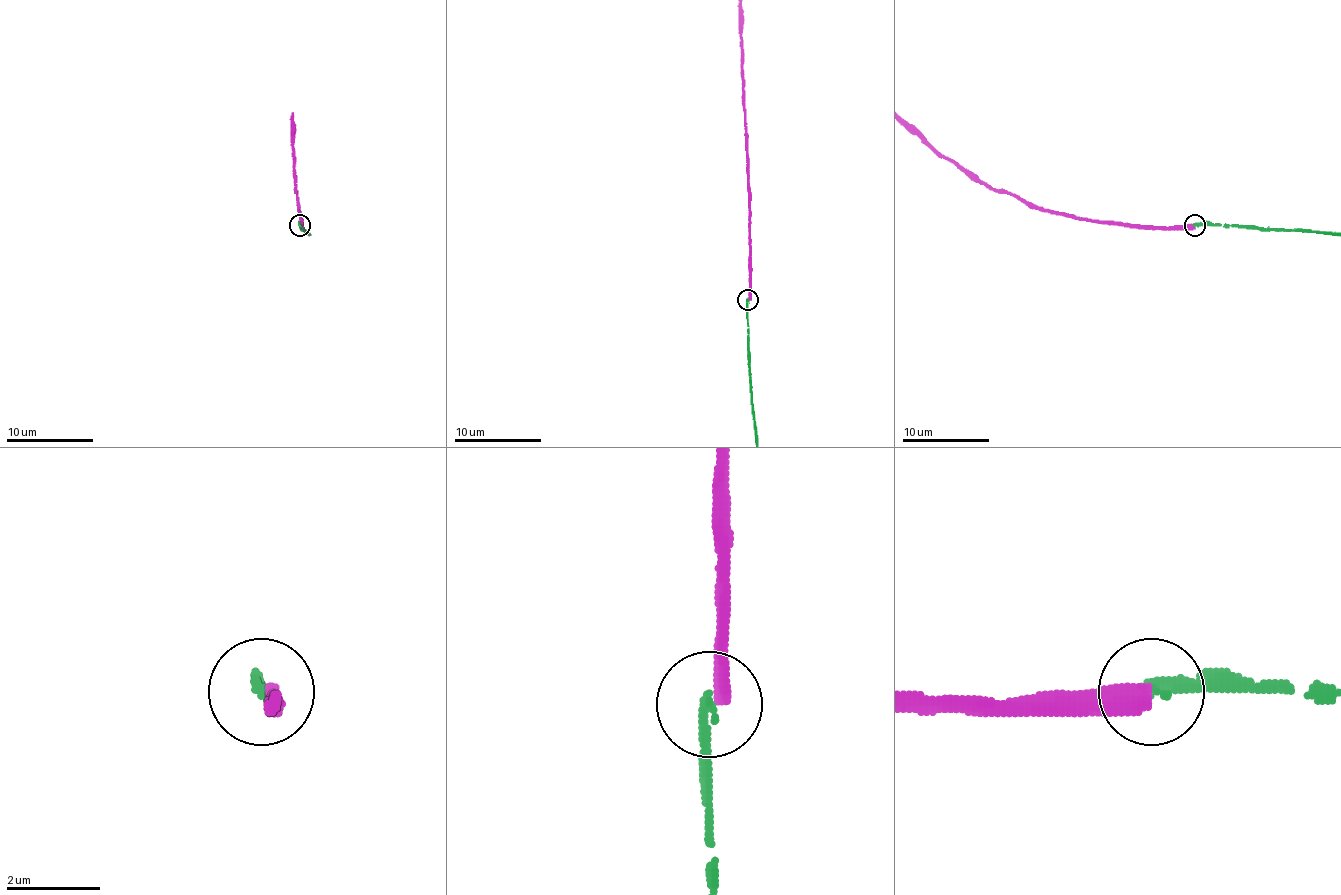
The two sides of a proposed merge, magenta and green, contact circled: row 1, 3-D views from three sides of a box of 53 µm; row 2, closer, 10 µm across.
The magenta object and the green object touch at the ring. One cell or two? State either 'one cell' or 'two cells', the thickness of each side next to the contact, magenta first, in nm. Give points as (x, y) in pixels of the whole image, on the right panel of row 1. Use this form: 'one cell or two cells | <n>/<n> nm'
two cells | 320/220 nm

